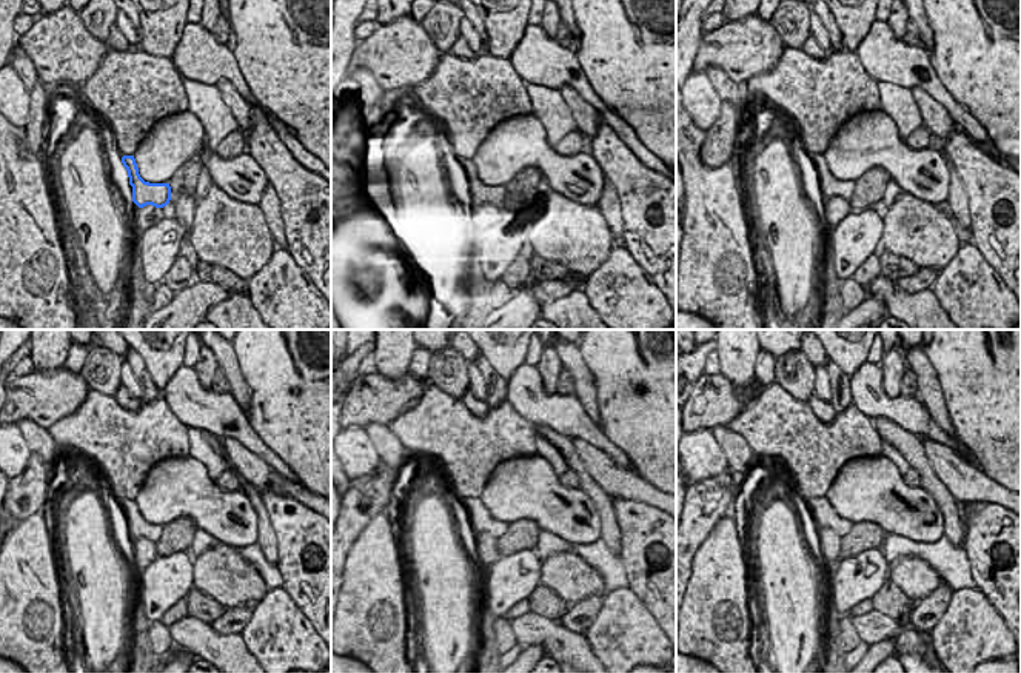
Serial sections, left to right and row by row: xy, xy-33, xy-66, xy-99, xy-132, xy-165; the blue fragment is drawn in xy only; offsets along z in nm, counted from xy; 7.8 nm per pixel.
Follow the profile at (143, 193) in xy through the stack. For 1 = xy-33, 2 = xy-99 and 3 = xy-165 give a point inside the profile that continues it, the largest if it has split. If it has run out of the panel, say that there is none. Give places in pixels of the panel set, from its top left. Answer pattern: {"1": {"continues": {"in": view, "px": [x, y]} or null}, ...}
{"1": {"continues": {"in": "xy-33", "px": [498, 193]}}, "2": {"continues": {"in": "xy-99", "px": [139, 527]}}, "3": {"continues": {"in": "xy-165", "px": [826, 516]}}}

